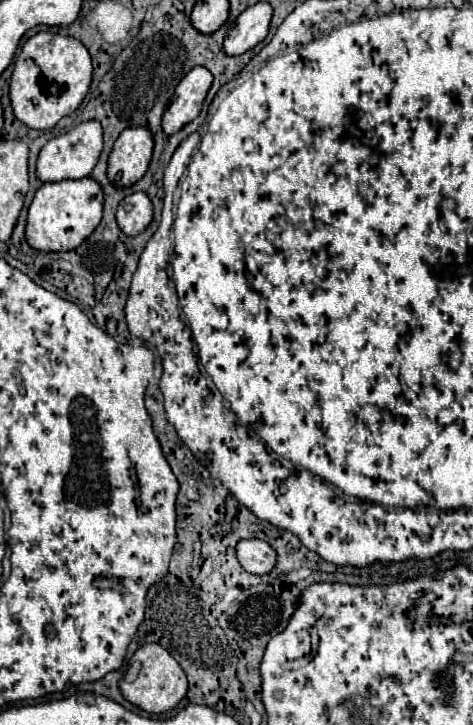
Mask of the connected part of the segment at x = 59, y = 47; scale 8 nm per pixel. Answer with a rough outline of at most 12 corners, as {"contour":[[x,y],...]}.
{"contour":[[41,30],[15,58],[11,106],[35,130],[79,108],[91,56]]}

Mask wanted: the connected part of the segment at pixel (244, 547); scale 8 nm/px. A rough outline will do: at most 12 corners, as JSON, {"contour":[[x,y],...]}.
{"contour":[[241,540],[237,558],[249,574],[269,574],[277,552],[265,540]]}

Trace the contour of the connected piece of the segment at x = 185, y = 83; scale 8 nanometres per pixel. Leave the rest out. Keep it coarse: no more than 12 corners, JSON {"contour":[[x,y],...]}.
{"contour":[[199,66],[177,84],[163,114],[165,134],[197,118],[213,84]]}

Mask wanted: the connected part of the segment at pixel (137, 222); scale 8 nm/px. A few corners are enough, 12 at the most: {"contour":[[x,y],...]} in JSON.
{"contour":[[147,192],[119,202],[117,224],[127,236],[141,234],[153,220]]}

